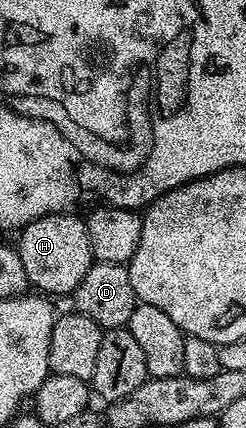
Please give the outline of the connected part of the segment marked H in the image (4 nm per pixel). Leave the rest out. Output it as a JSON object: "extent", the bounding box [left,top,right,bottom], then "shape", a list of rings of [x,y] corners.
{"extent":[16,213,96,296],"shape":[[[78,213],[65,215],[45,215],[32,221],[17,232],[16,250],[20,262],[24,264],[24,273],[28,277],[30,287],[35,292],[47,296],[69,296],[84,281],[84,273],[96,262],[92,253],[92,245],[88,241],[86,220]]]}

